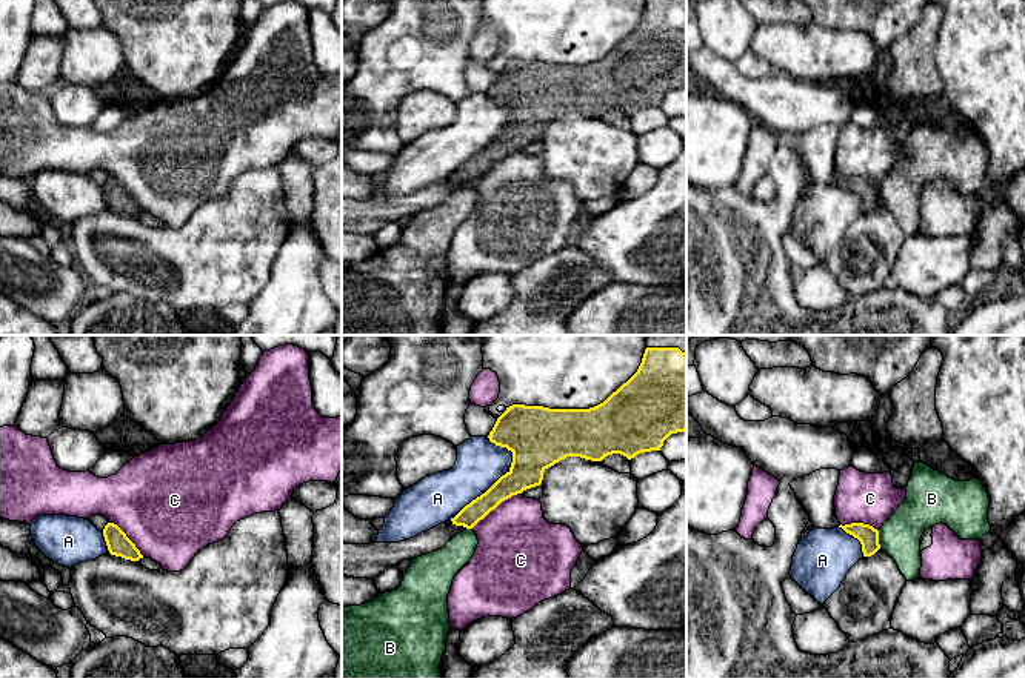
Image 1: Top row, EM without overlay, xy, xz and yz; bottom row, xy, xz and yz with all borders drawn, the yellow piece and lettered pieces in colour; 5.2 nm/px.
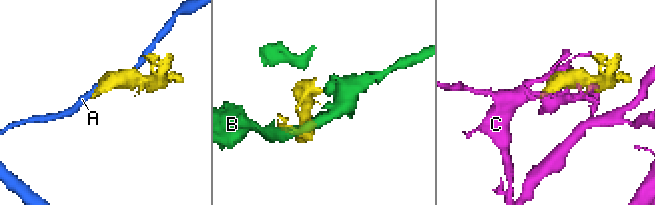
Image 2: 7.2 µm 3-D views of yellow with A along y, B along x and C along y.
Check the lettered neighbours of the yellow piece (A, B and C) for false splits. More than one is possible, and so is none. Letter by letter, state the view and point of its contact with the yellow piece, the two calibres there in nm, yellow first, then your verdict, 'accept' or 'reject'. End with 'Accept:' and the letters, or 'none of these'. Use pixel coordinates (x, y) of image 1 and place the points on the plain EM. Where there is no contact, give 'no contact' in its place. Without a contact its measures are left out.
A: xz (490, 143) | 180/240 nm | reject
B: yz (878, 196) | 110/220 nm | reject
C: xz (496, 162) | 180/420 nm | reject
Accept: none of these

